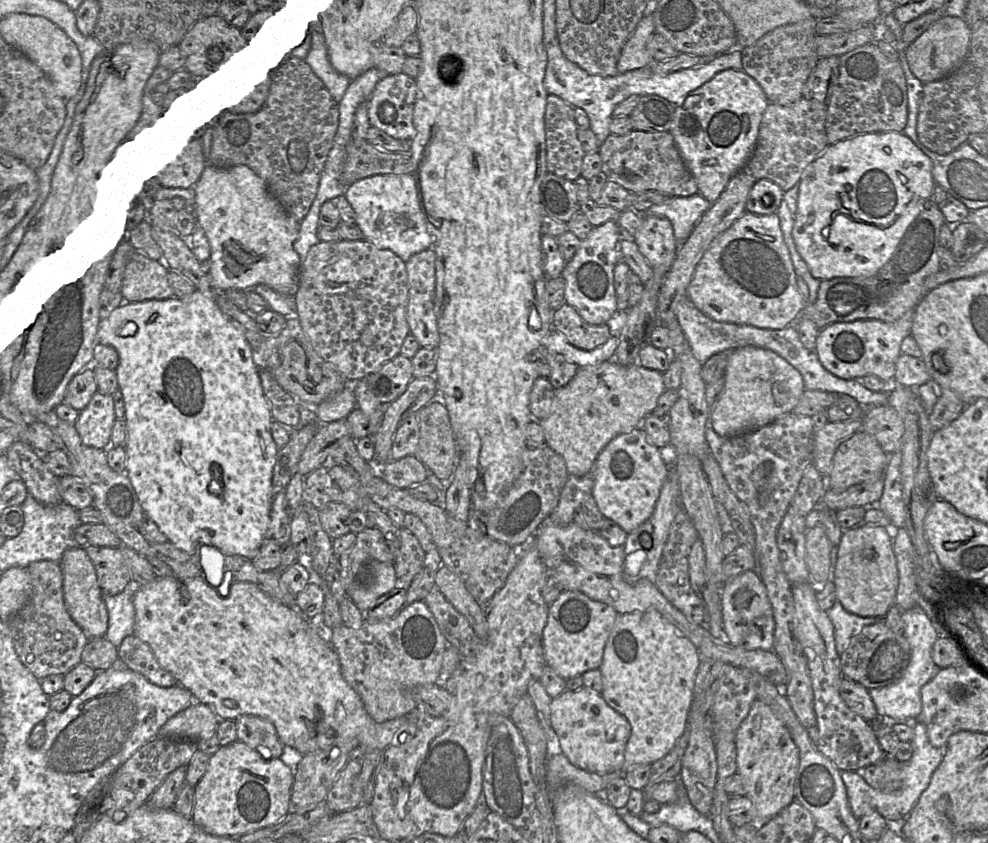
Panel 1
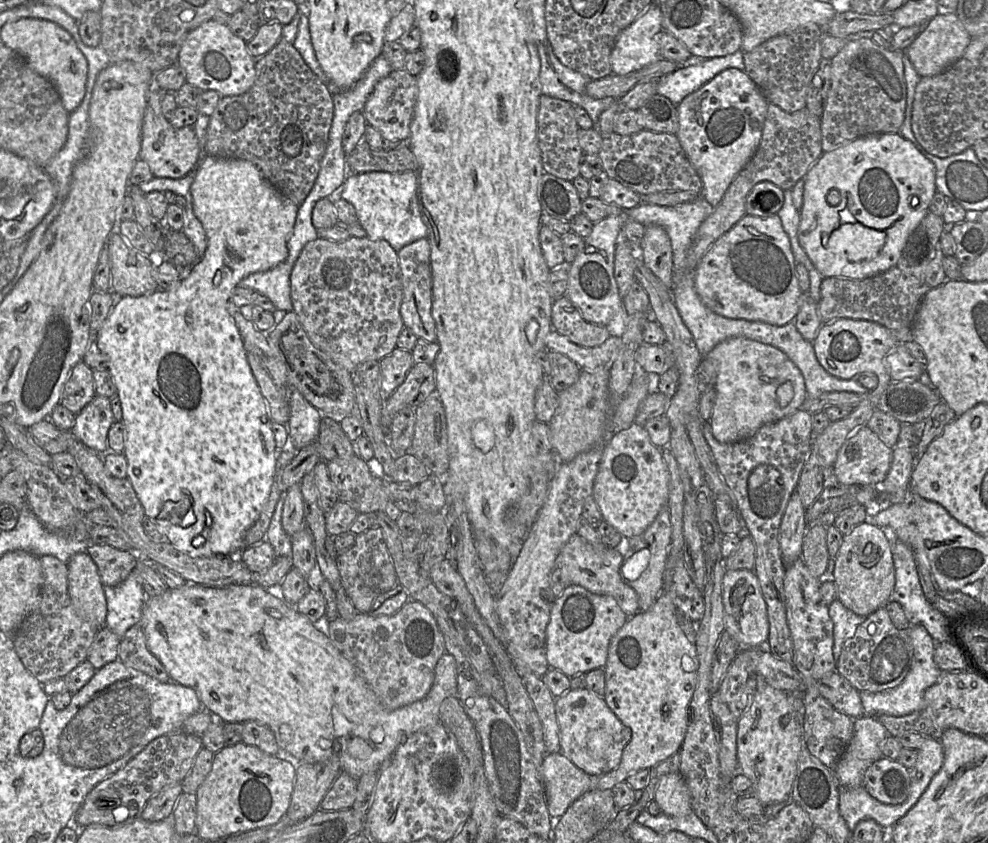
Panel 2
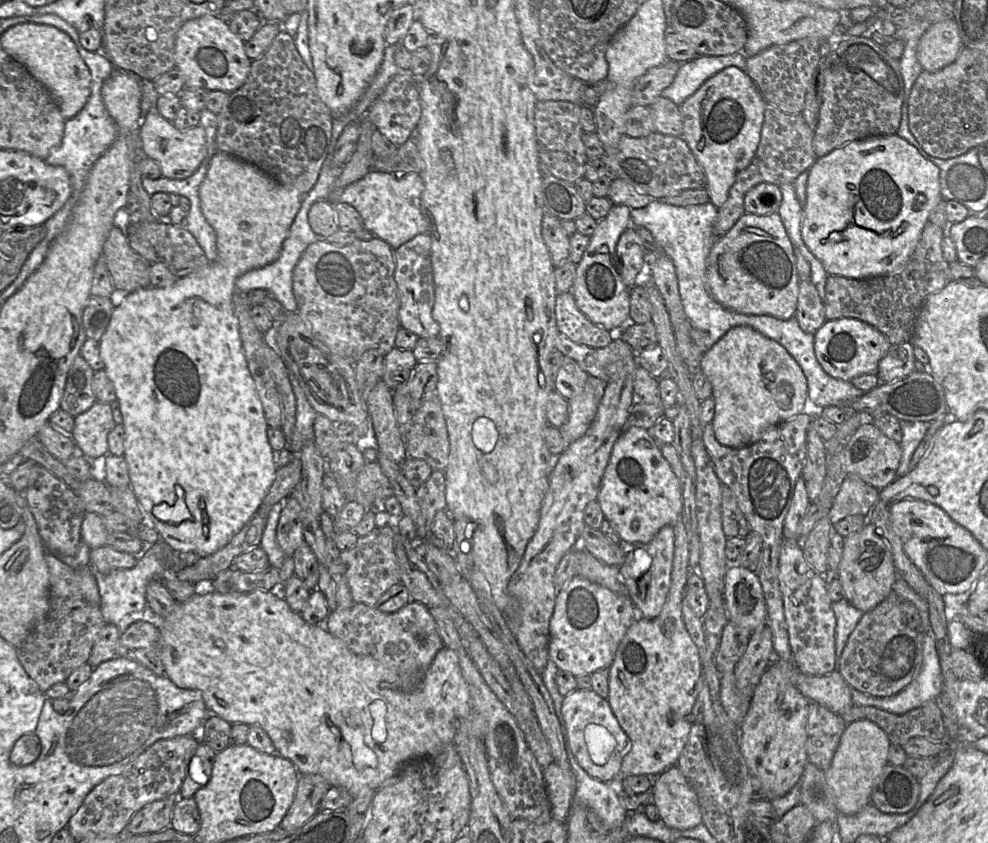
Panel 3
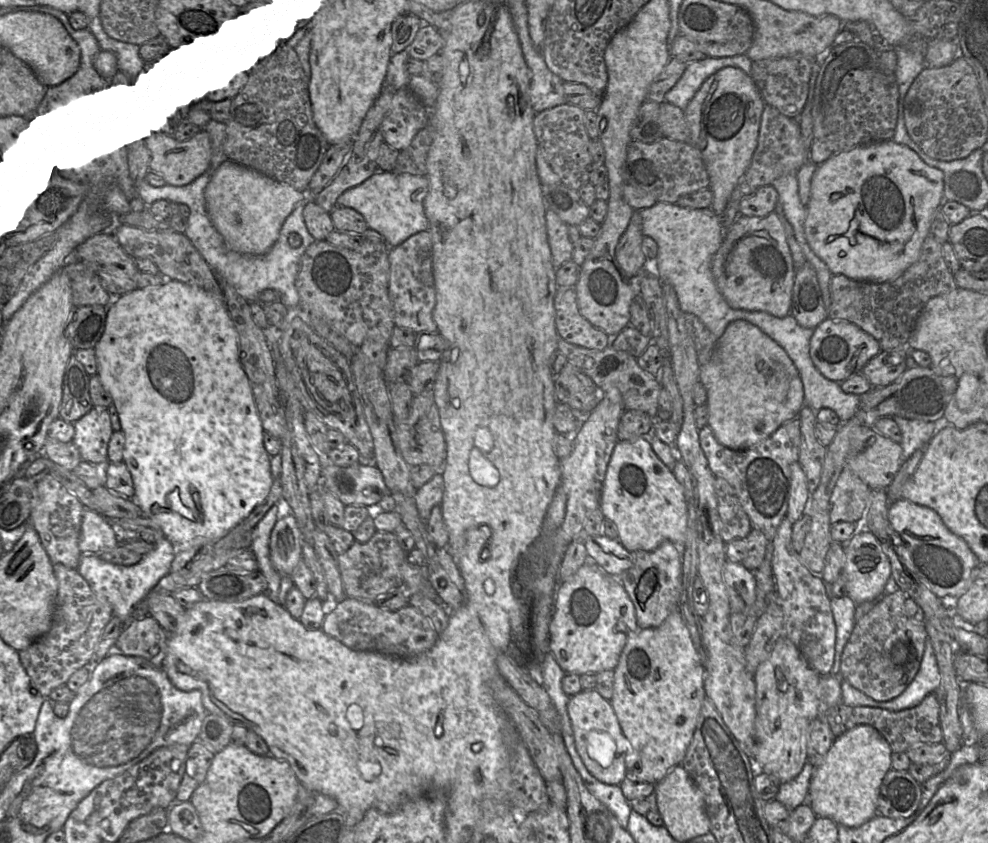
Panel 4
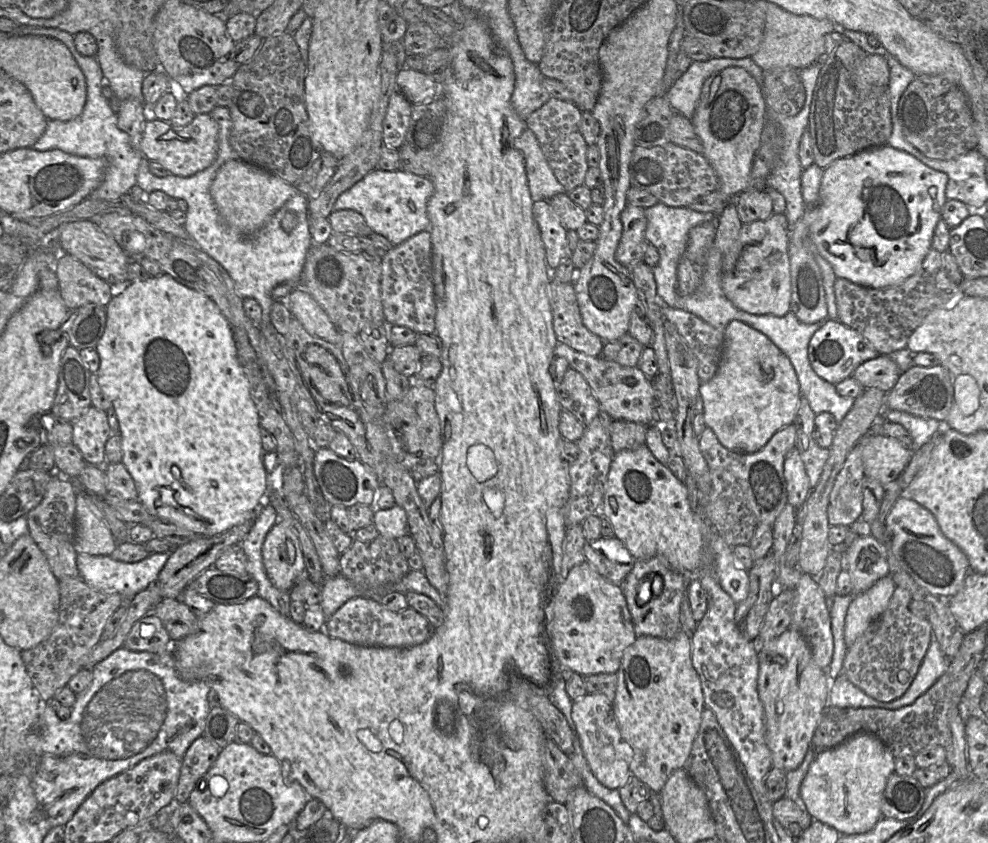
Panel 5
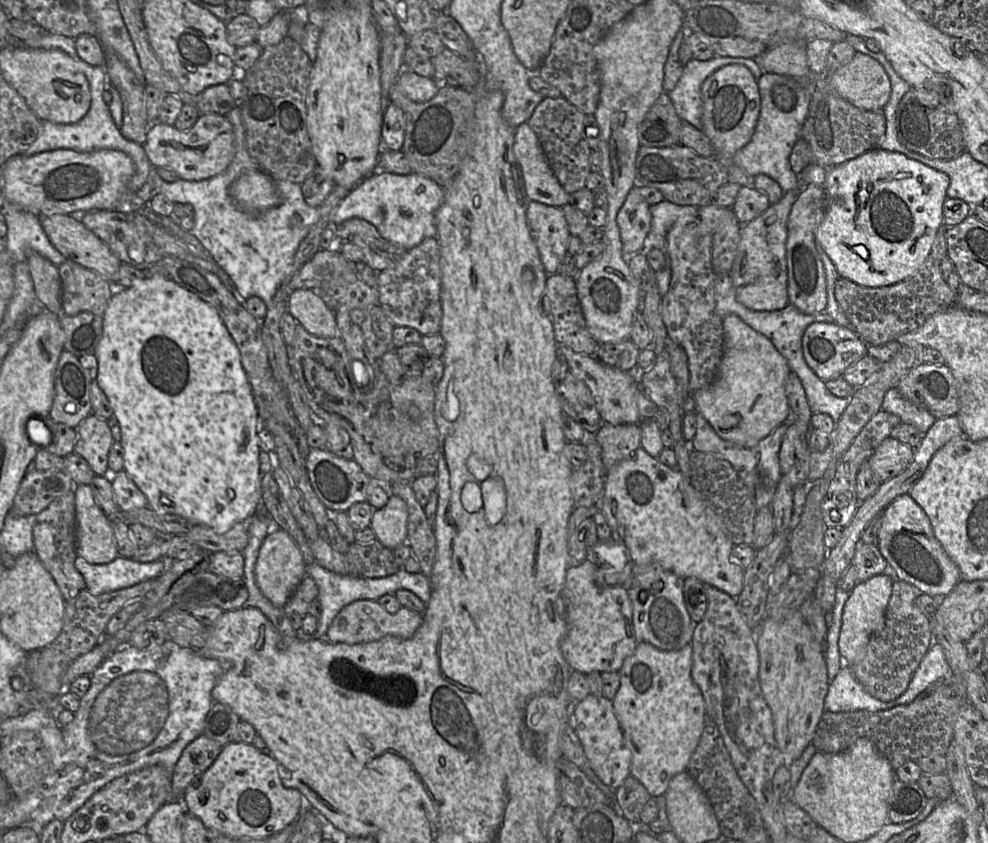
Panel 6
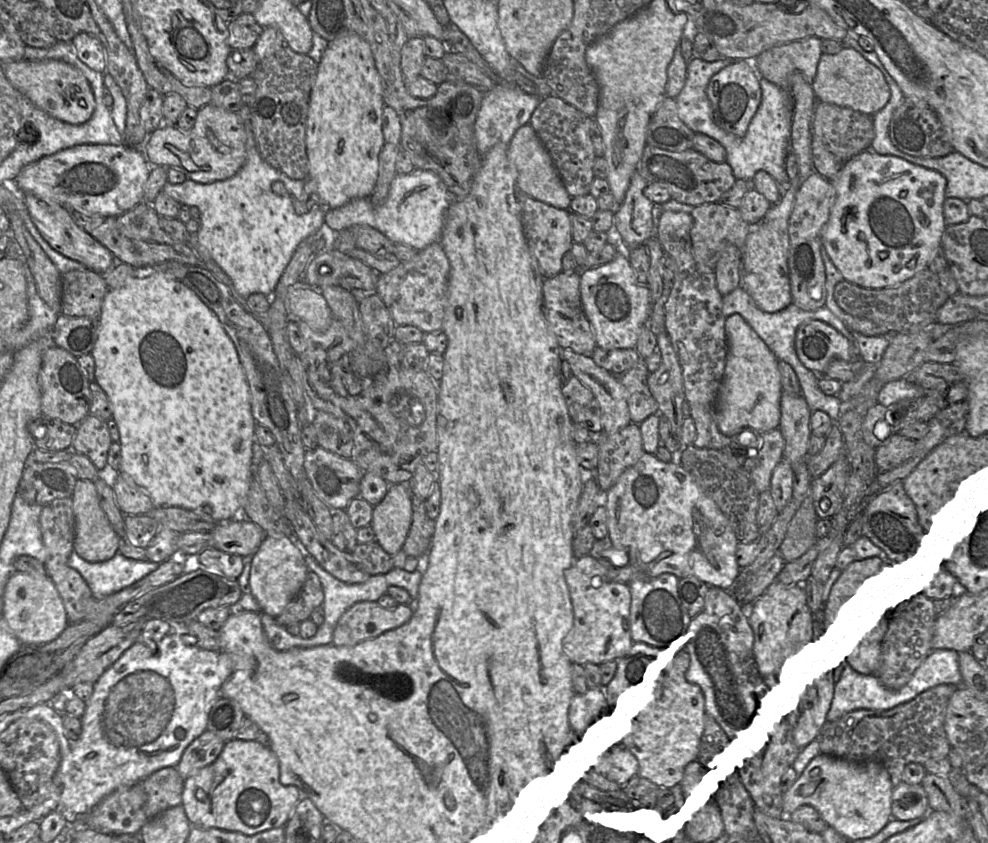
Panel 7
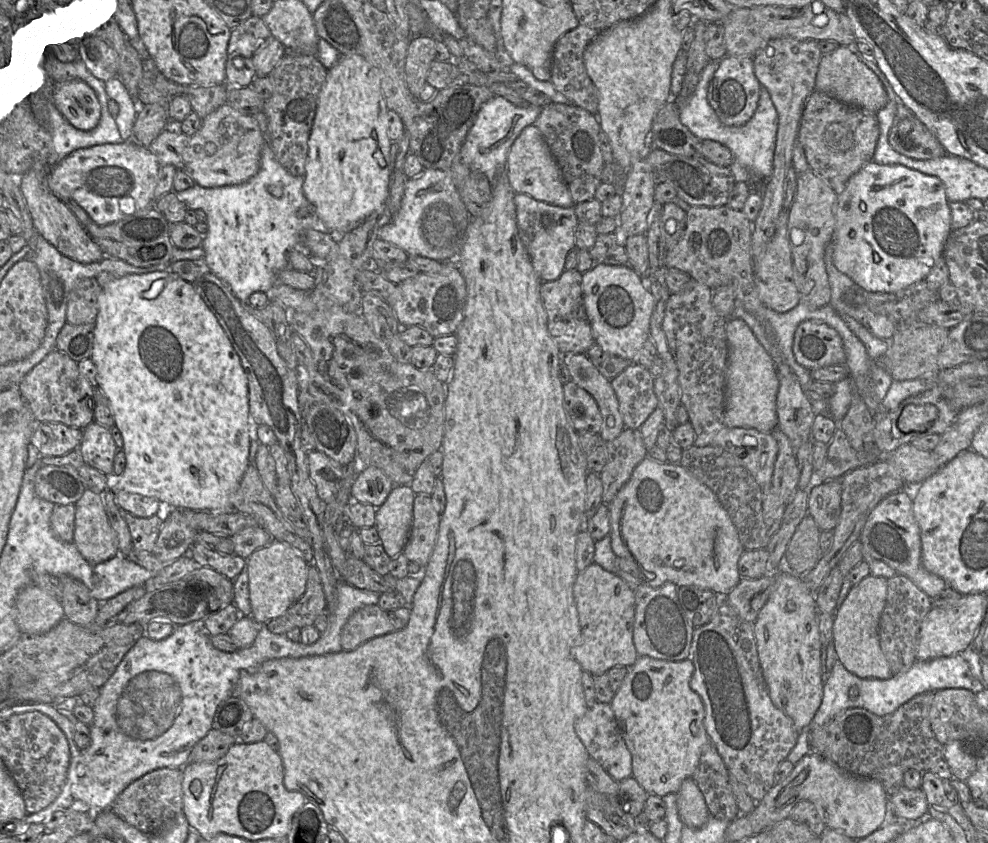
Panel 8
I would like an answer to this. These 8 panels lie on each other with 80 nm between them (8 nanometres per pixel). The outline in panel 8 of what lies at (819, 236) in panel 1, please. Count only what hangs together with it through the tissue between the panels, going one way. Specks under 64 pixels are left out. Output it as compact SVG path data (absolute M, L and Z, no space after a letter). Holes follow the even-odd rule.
M873 160L865 164L848 180L845 189L837 197L835 216L836 225L832 236L834 244L833 263L840 272L851 278L856 285L871 292L893 293L925 279L936 260L943 256L946 240L952 231L951 212L945 193L945 186L938 177L924 174L903 165L880 165Z

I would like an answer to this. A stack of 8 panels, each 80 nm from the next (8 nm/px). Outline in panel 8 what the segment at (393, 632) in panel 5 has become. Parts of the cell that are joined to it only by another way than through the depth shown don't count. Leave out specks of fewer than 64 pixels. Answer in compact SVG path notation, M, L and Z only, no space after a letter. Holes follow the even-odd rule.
M377 604L356 610L341 631L342 650L352 651L374 638L402 630L408 624L410 606L384 611Z

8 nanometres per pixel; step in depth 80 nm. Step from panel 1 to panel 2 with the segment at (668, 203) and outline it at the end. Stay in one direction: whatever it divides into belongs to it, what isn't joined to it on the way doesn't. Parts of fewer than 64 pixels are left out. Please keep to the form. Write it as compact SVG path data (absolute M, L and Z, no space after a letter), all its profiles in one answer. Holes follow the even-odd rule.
M699 196L676 206L641 203L624 211L628 219L645 226L658 225L667 232L672 246L673 267L676 268L685 259L699 226L713 209L707 200Z

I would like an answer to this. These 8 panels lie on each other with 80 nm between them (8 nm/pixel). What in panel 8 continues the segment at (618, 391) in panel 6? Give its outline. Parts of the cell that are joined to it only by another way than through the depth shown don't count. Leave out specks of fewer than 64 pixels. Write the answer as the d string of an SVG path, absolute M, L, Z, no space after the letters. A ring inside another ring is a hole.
M570 352L563 354L563 356L564 364L570 371L572 382L586 390L599 406L603 418L600 432L602 441L614 440L626 427L611 381L599 372L586 353Z

